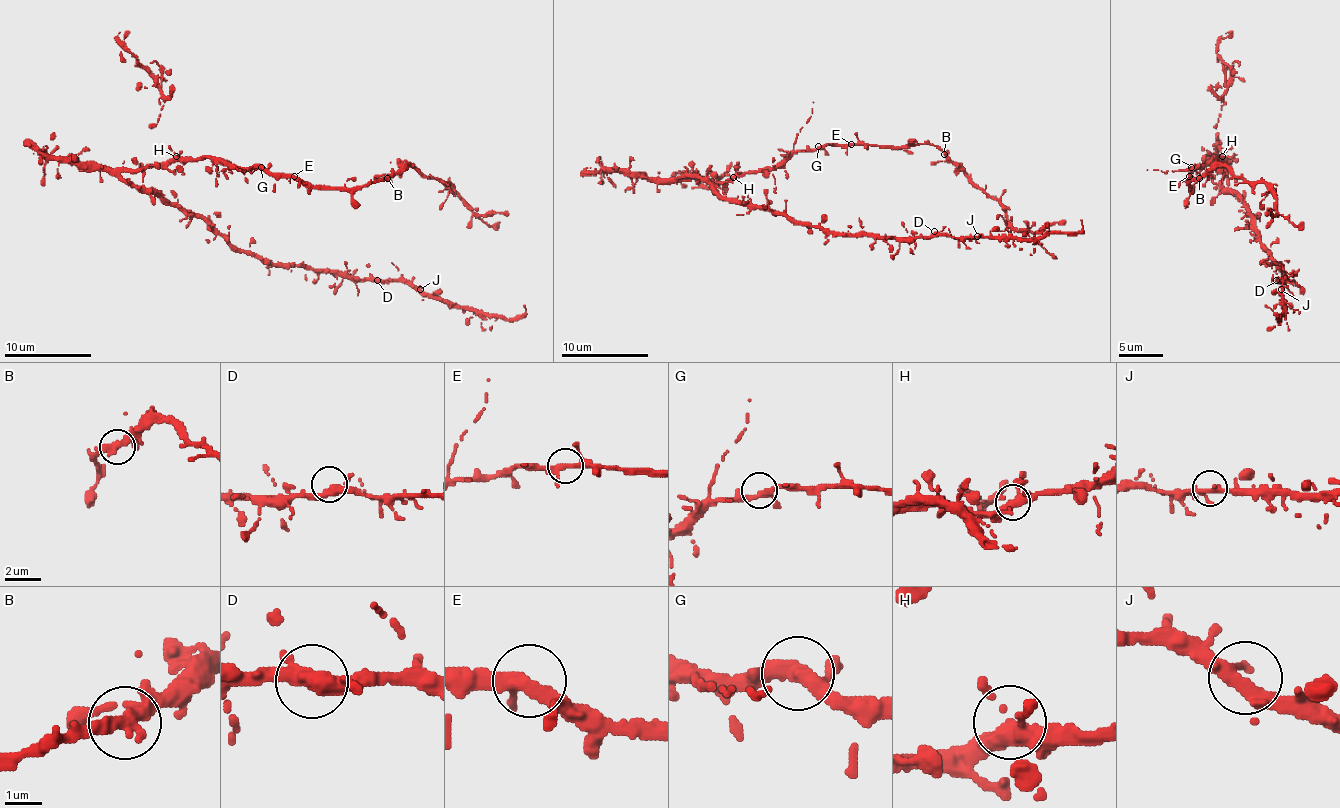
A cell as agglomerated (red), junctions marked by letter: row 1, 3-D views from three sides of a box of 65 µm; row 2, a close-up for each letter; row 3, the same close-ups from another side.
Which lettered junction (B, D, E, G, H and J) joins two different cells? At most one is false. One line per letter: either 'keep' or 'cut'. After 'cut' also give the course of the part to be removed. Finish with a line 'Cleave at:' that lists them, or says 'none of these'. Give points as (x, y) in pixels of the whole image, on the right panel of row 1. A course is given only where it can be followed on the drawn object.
B: keep
D: keep
E: keep
G: keep
H: keep
J: keep
Cleave at: none of these

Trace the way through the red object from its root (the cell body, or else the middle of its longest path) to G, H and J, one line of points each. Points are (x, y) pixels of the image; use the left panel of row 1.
G: (143, 178), (147, 167), (167, 167), (176, 160), (189, 158), (224, 158), (237, 167), (261, 167)
H: (143, 178), (147, 167), (165, 167), (176, 156)
J: (143, 178), (165, 202), (202, 215), (232, 245), (267, 261), (409, 280), (420, 289)

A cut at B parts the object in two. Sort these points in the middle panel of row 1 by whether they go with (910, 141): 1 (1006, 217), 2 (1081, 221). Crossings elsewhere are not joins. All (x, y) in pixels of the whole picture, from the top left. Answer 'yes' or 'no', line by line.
1: no
2: yes

